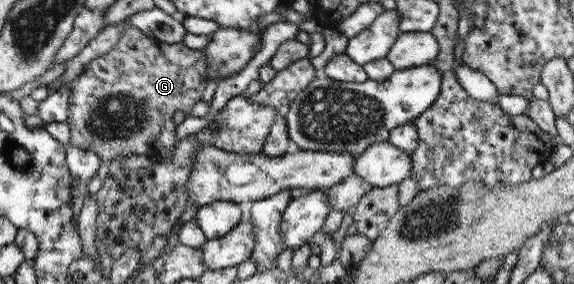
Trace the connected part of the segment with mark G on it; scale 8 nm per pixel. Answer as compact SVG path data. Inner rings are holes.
M127 23L125 31L121 33L121 39L117 41L117 44L113 45L113 48L103 56L97 57L95 63L90 63L76 79L76 85L73 85L70 90L69 98L69 119L66 121L69 124L70 140L69 144L80 150L87 150L97 154L103 163L108 163L110 160L115 160L119 156L131 156L131 155L147 155L155 159L158 152L164 149L171 149L175 144L175 130L177 128L173 121L173 116L177 111L186 113L186 117L191 116L190 111L192 107L202 99L204 88L206 87L206 81L203 81L203 76L206 76L205 68L205 52L203 49L191 49L188 48L183 42L181 43L165 43L165 41L159 41L151 35L145 34L143 31L135 28L131 23Z

